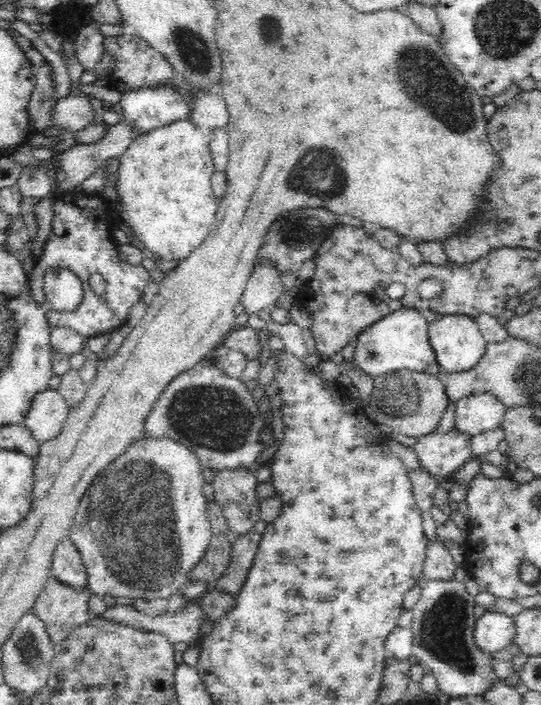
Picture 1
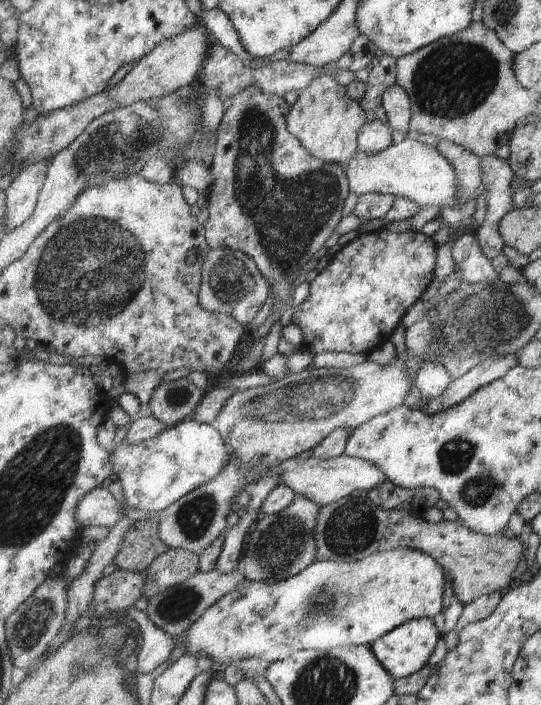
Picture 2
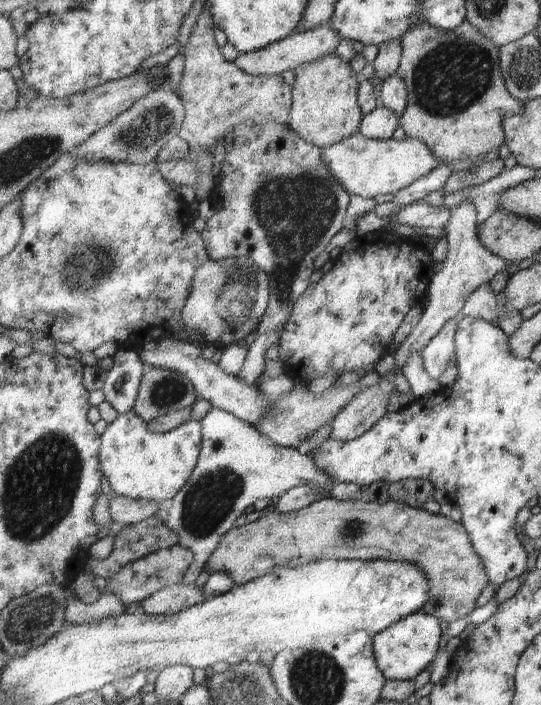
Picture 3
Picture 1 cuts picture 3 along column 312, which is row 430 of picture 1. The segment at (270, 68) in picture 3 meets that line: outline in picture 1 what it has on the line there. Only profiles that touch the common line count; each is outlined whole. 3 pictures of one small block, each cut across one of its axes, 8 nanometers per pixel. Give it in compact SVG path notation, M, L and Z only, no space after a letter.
M49 388L36 396L23 424L43 443L59 436L69 412L70 408L64 397L58 393L58 390Z

